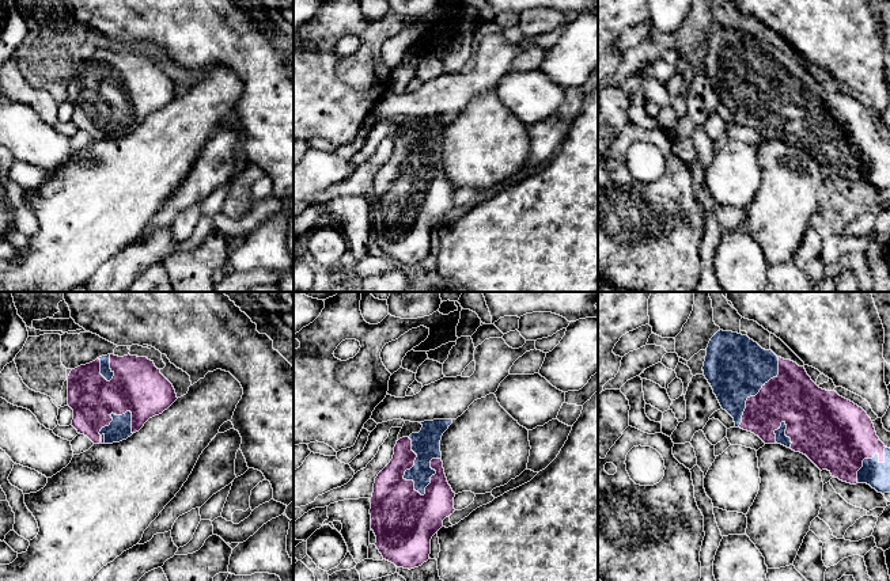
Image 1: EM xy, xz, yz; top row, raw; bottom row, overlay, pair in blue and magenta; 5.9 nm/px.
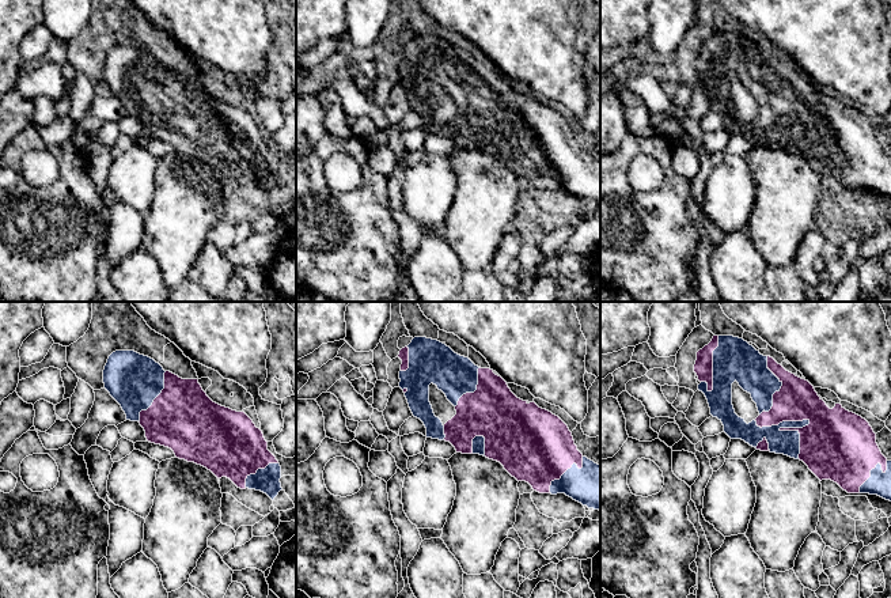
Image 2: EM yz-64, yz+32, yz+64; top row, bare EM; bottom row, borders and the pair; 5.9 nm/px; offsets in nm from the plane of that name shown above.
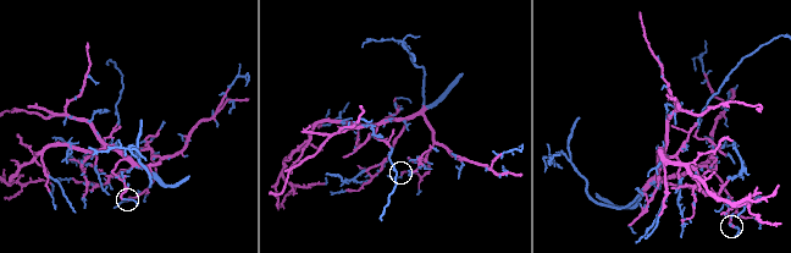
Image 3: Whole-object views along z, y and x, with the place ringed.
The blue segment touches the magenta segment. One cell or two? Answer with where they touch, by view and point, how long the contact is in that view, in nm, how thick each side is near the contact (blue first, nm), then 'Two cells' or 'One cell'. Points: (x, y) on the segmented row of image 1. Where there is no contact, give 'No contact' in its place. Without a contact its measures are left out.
Touches blue at xz (408, 470). Shared border 360 nm. Thickness 170 nm (blue) against 320 nm. One cell

